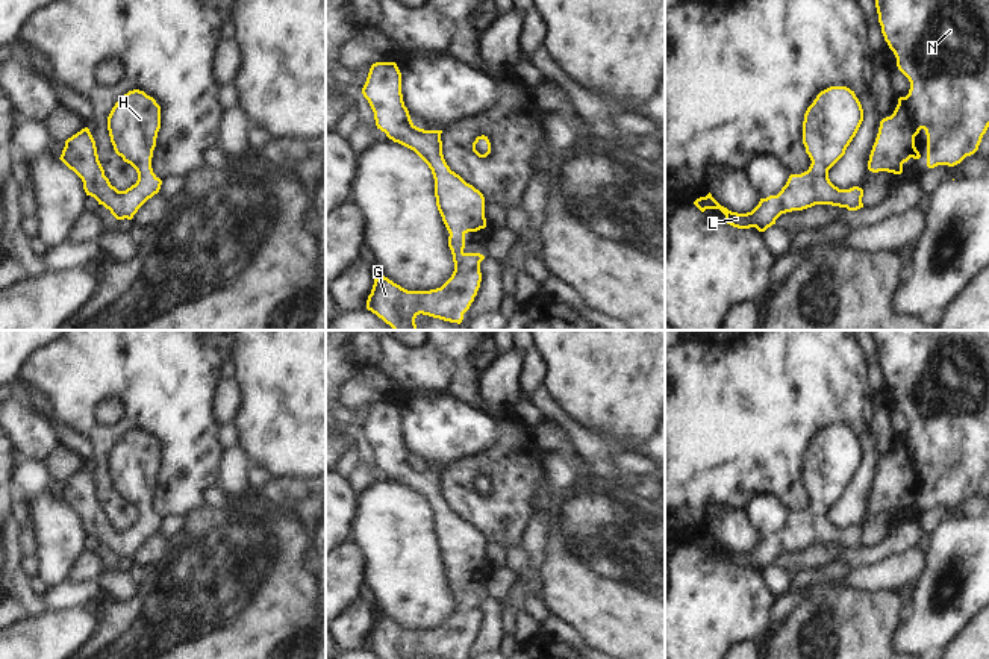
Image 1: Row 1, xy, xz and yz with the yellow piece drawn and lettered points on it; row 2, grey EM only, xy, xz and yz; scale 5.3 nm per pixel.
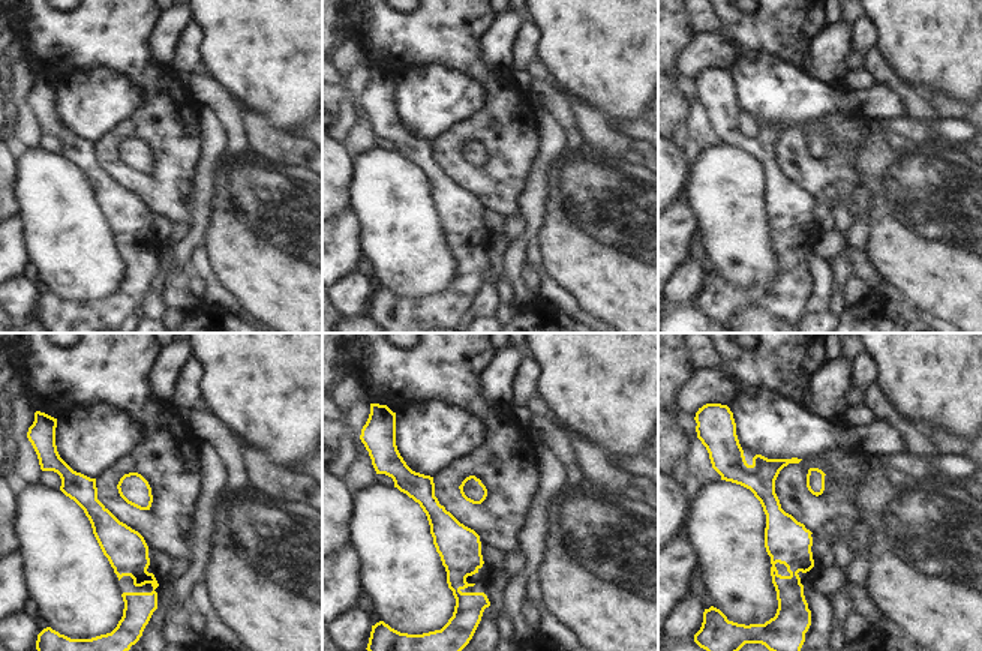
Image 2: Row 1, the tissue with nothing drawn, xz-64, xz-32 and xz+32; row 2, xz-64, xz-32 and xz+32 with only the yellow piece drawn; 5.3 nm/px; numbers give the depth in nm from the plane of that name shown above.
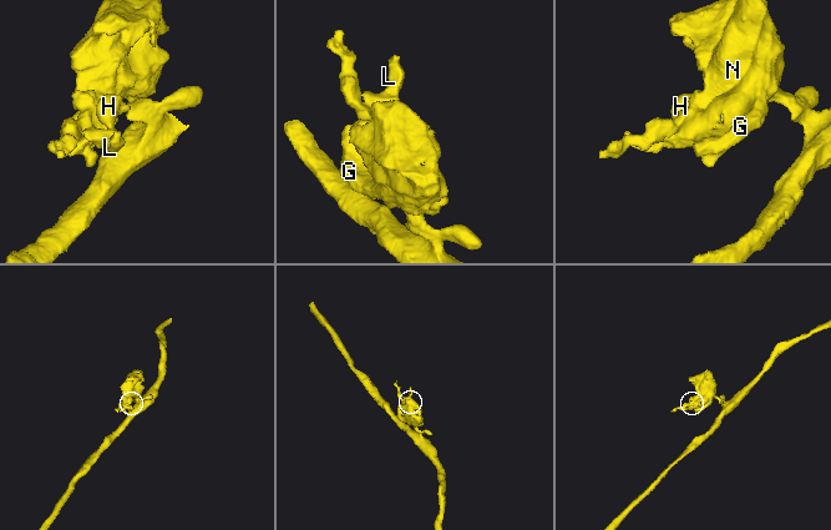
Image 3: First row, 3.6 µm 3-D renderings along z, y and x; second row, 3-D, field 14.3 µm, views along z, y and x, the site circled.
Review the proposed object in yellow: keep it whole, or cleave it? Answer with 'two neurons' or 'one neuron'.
one neuron

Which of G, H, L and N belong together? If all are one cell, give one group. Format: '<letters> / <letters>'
G H L N

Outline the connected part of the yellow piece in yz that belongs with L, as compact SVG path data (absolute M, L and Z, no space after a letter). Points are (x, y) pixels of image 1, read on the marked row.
M830 86L821 91L807 108L803 121L803 144L812 164L801 174L791 174L777 195L760 198L747 214L732 212L709 192L694 205L704 212L719 209L725 223L738 229L756 227L765 232L786 212L803 211L815 205L831 205L857 211L863 208L863 189L839 189L828 179L828 170L845 155L863 121L863 109L854 91L847 86Z

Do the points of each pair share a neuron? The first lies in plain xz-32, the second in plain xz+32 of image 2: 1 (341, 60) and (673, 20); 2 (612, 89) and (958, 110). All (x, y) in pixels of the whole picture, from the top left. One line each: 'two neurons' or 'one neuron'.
1: two neurons
2: two neurons

